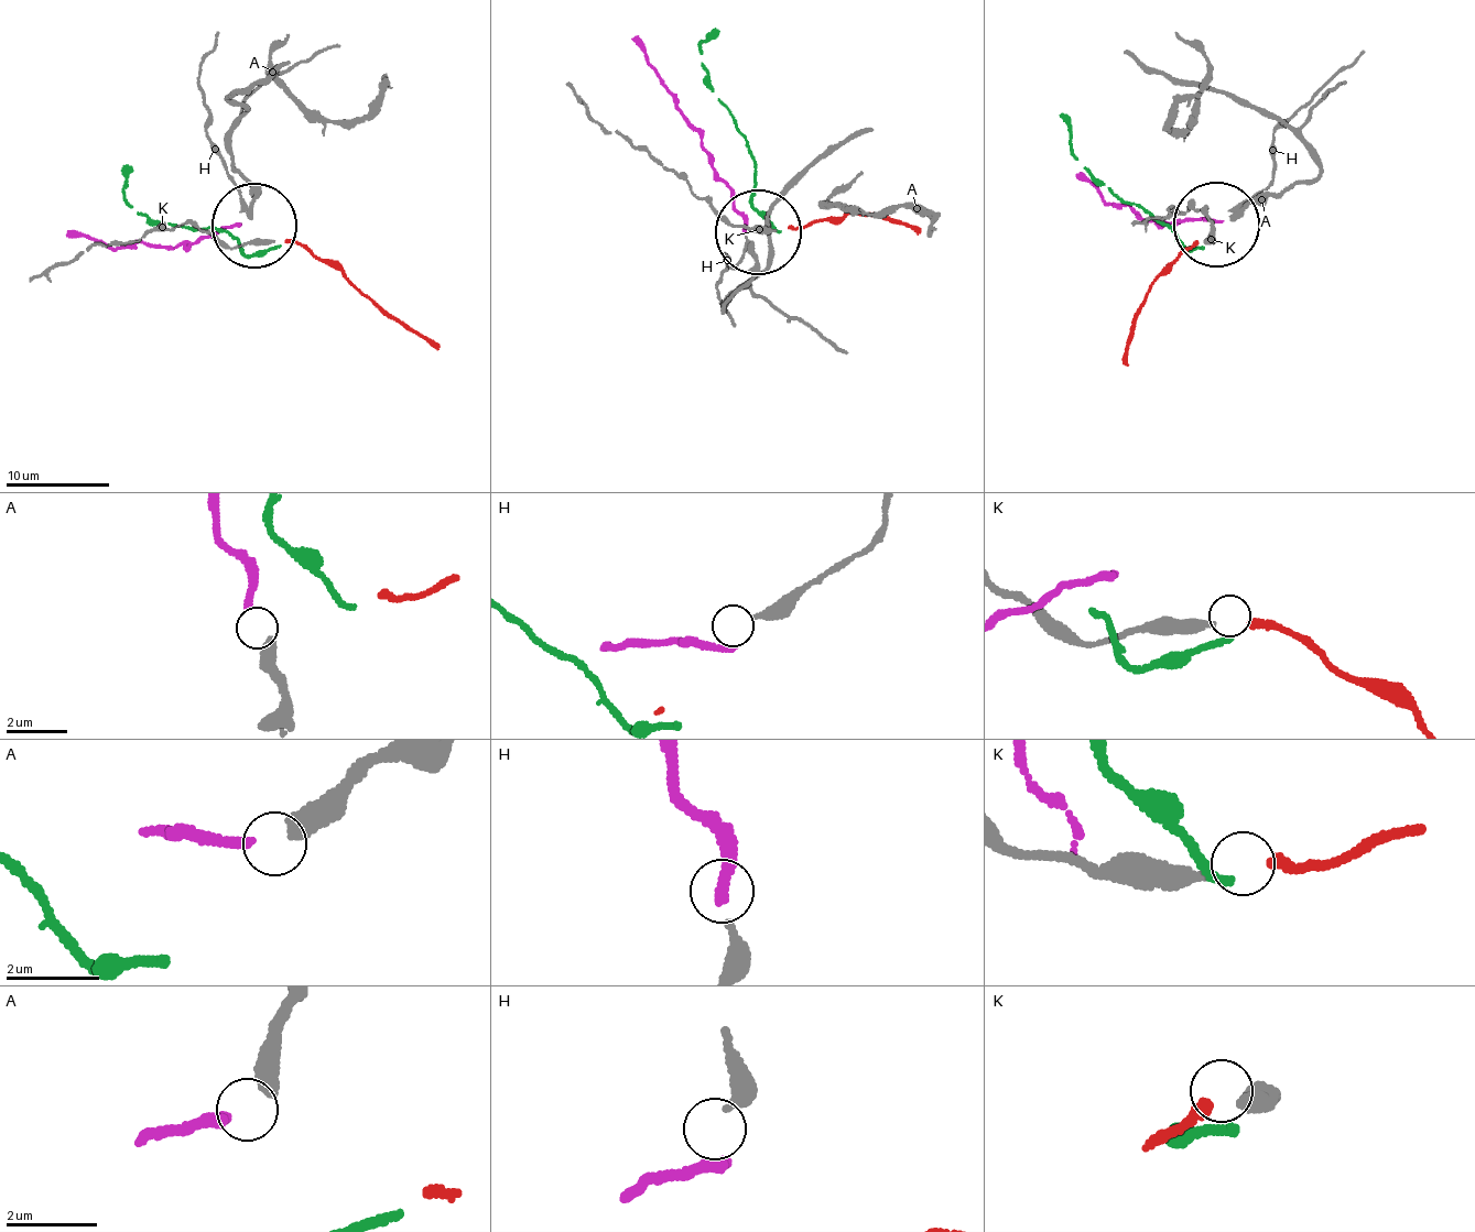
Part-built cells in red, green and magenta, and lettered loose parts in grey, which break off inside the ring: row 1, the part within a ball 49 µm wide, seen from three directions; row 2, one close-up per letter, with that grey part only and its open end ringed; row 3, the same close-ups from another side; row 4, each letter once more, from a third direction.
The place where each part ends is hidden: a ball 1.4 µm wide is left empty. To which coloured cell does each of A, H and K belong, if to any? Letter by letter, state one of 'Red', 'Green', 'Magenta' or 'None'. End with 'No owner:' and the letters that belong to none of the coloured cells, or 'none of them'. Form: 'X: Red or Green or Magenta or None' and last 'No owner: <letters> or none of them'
A: Magenta
H: None
K: Red
No owner: H

